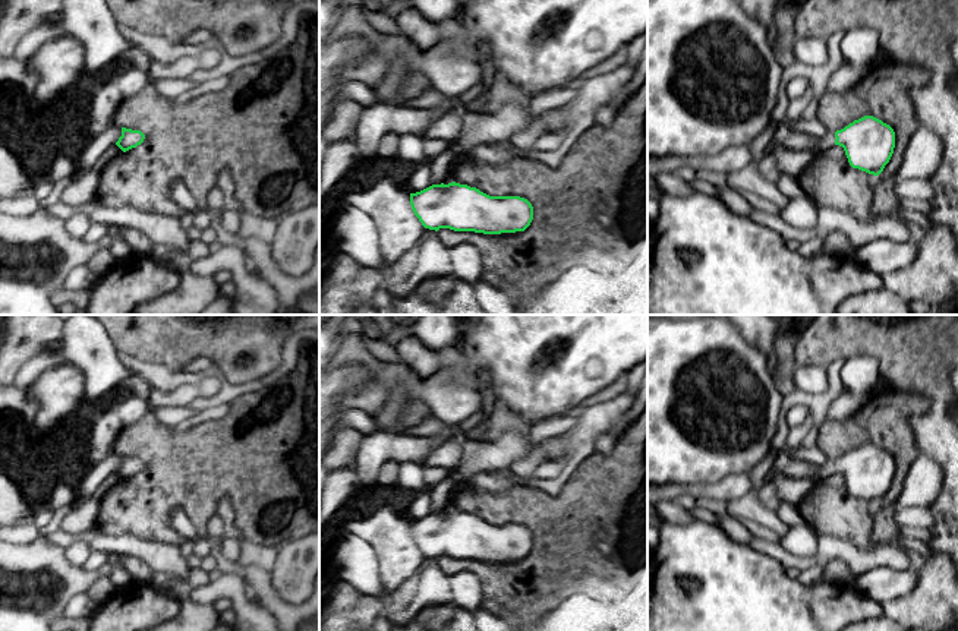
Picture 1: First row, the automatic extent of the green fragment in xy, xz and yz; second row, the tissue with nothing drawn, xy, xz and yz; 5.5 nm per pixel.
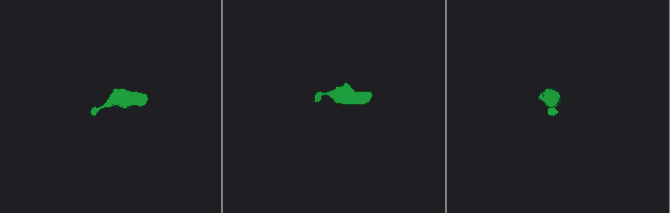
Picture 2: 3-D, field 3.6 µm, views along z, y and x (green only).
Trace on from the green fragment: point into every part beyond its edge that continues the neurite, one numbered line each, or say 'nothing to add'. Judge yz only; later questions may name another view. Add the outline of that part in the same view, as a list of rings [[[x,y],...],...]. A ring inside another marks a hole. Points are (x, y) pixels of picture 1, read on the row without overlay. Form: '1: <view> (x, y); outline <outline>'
1: yz (828, 467); outline [[[828,458],[822,466],[817,466],[816,480],[822,480],[835,473],[835,460]]]

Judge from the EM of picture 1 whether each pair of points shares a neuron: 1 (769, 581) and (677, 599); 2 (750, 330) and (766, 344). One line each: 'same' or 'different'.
1: same
2: same

